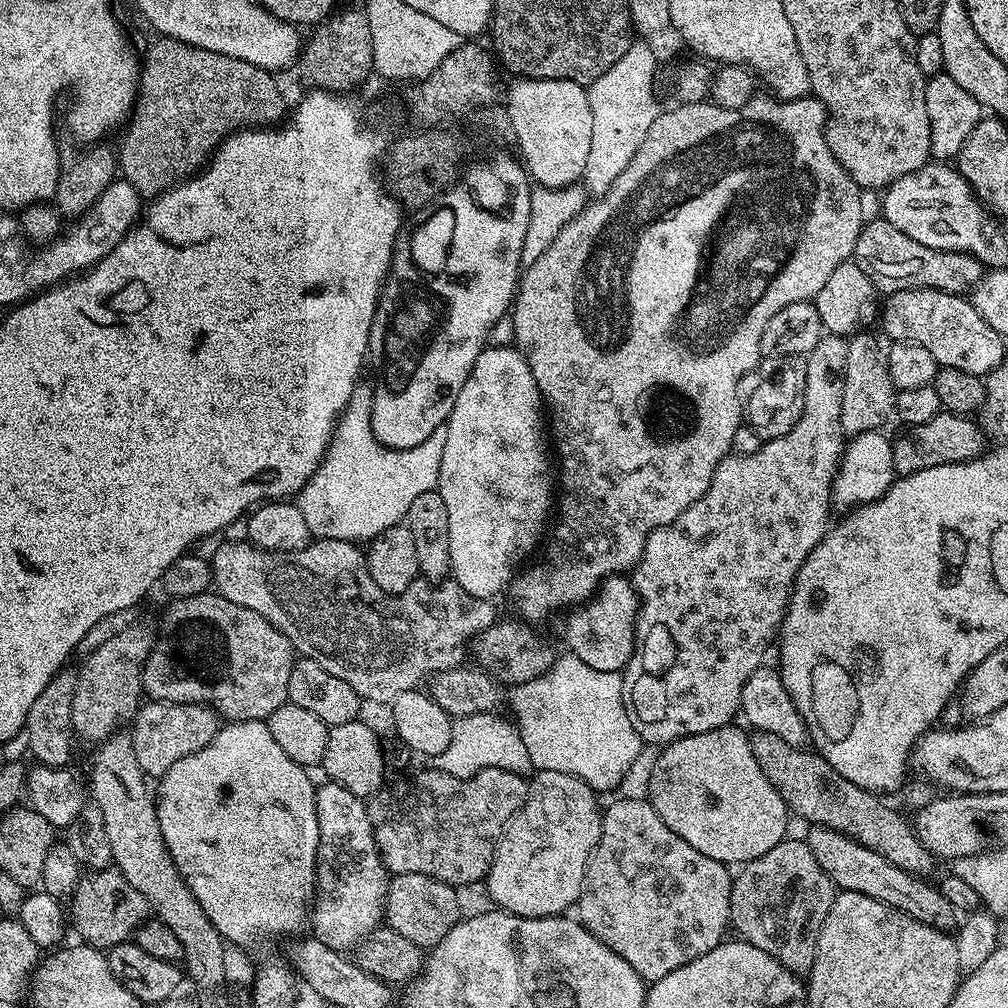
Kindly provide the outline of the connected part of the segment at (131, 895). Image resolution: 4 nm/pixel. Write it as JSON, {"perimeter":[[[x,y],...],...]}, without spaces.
{"perimeter":[[[112,866],[81,875],[76,895],[70,900],[70,920],[76,923],[79,939],[101,950],[129,943],[149,916],[146,898],[142,898],[142,894],[138,894],[138,890],[134,890],[124,875]]]}

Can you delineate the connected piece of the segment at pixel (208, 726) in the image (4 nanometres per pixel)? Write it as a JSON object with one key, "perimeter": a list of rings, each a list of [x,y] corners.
{"perimeter":[[[145,703],[130,726],[134,754],[138,754],[138,766],[142,766],[145,777],[162,777],[166,770],[170,770],[170,766],[174,766],[174,762],[182,762],[182,758],[208,745],[220,733],[221,727],[221,717],[204,704]]]}

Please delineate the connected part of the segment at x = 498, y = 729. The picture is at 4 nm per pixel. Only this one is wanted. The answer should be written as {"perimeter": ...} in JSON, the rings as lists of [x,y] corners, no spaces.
{"perimeter":[[[496,712],[470,714],[453,719],[450,746],[446,746],[442,754],[434,757],[434,768],[435,771],[445,772],[463,780],[468,780],[487,768],[510,770],[523,777],[533,771],[530,754],[526,751],[515,723],[511,719],[503,720]]]}

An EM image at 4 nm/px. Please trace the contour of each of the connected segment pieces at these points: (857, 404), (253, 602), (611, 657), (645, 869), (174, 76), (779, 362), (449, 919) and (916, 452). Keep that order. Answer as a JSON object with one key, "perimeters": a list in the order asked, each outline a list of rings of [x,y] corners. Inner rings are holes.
{"perimeters":[[[[865,330],[851,337],[842,390],[842,430],[845,437],[861,436],[883,429],[883,424],[888,419],[893,419],[898,391],[892,385],[890,370],[890,350],[893,343],[894,341],[883,330]]],[[[317,539],[297,552],[265,552],[264,549],[256,547],[251,542],[243,543],[224,544],[213,556],[210,556],[212,582],[215,591],[219,595],[225,596],[230,602],[238,602],[238,606],[246,606],[250,610],[262,614],[262,618],[266,618],[266,622],[275,626],[292,643],[293,649],[303,659],[318,662],[318,666],[322,666],[322,670],[330,670],[330,674],[334,674],[334,678],[342,678],[342,682],[349,684],[359,694],[361,701],[364,702],[373,700],[376,704],[391,705],[392,701],[396,700],[400,694],[417,691],[421,686],[427,685],[432,677],[442,670],[461,667],[465,663],[466,653],[476,637],[480,636],[486,629],[493,627],[498,620],[495,603],[492,600],[474,598],[474,594],[466,594],[466,590],[462,590],[462,586],[458,586],[456,581],[451,578],[439,582],[417,578],[409,588],[402,590],[402,594],[397,596],[386,594],[382,590],[382,586],[378,586],[378,582],[374,582],[374,578],[370,578],[365,553],[361,549],[359,552],[356,549],[359,547],[350,540]]],[[[627,575],[611,576],[603,581],[597,594],[587,604],[581,605],[574,613],[571,613],[570,620],[566,624],[564,640],[568,643],[567,651],[571,655],[582,658],[586,666],[593,670],[602,670],[603,672],[623,673],[628,667],[632,657],[634,647],[634,637],[636,635],[636,616],[640,612],[640,597],[637,596],[632,581]]],[[[647,799],[616,800],[609,808],[607,805],[603,809],[600,818],[600,837],[598,838],[598,846],[592,852],[588,863],[584,888],[580,891],[578,919],[585,928],[590,930],[590,934],[594,934],[594,938],[601,940],[610,950],[614,950],[614,954],[618,954],[618,958],[630,962],[630,966],[634,966],[634,970],[638,970],[638,974],[645,982],[651,982],[658,978],[666,978],[666,974],[674,974],[674,970],[694,962],[694,958],[702,958],[702,954],[714,950],[722,943],[726,936],[724,931],[729,931],[730,928],[732,915],[730,894],[732,893],[733,879],[734,876],[729,865],[718,862],[714,858],[706,858],[706,854],[698,854],[698,850],[694,850],[694,846],[690,846],[690,842],[682,842],[682,838],[678,838],[678,834],[674,834],[674,830],[670,830],[670,826],[666,826],[666,822],[662,822],[662,818],[658,818],[654,806],[648,803]]],[[[160,36],[156,38],[156,41],[153,42],[152,45],[148,48],[148,53],[143,53],[142,63],[140,65],[140,86],[136,93],[136,102],[132,110],[132,114],[130,119],[127,121],[126,127],[123,129],[124,132],[124,141],[121,144],[118,144],[118,168],[122,173],[123,179],[126,179],[132,183],[134,186],[134,190],[138,190],[140,192],[141,197],[144,198],[155,198],[160,195],[161,192],[167,192],[169,188],[180,184],[183,180],[187,180],[189,176],[195,176],[197,172],[201,171],[207,165],[211,155],[216,151],[217,148],[220,147],[220,142],[227,138],[233,132],[243,132],[245,128],[267,128],[269,126],[276,126],[281,123],[285,119],[286,116],[286,108],[284,112],[284,92],[282,89],[276,85],[277,77],[273,75],[273,73],[266,71],[264,68],[259,68],[258,66],[254,66],[250,62],[242,62],[242,58],[230,58],[226,54],[218,54],[214,50],[202,50],[198,46],[190,46],[186,42],[182,42],[181,40],[175,40],[174,38],[170,38],[169,36]]],[[[765,356],[752,372],[740,383],[743,399],[746,401],[746,424],[764,440],[784,436],[804,417],[806,402],[806,359],[802,356]]],[[[395,874],[388,881],[388,899],[384,906],[387,927],[398,930],[402,938],[414,942],[421,950],[436,947],[462,918],[460,896],[453,885],[438,882],[426,874]]],[[[943,410],[930,422],[913,425],[904,432],[898,438],[895,437],[892,446],[894,468],[899,477],[912,476],[919,470],[930,469],[933,466],[977,459],[984,454],[987,447],[985,444],[988,443],[977,421]]]]}

